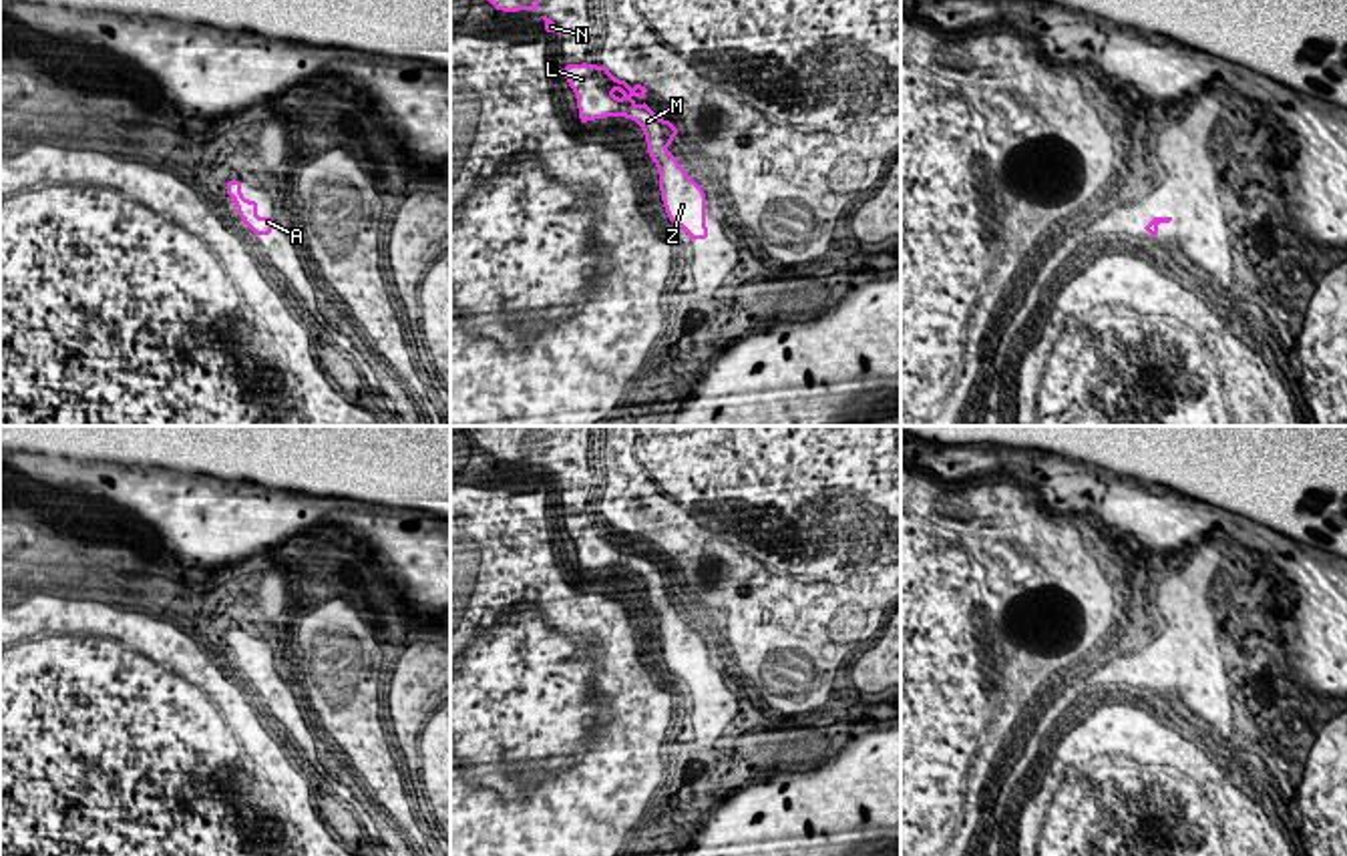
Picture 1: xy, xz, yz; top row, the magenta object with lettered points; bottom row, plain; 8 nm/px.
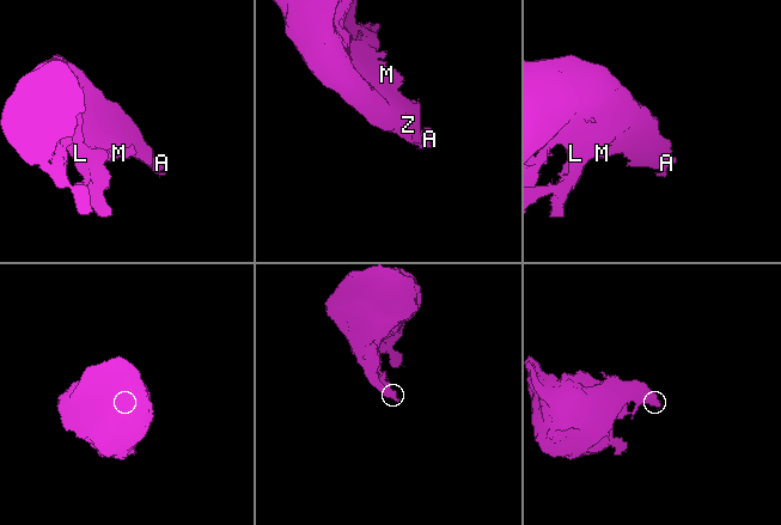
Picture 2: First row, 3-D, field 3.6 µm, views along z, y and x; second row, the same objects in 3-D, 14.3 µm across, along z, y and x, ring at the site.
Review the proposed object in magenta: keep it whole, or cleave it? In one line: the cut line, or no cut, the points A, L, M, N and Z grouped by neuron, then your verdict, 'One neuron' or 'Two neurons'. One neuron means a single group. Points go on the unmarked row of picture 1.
No split. Groups: A L M N Z. One neuron

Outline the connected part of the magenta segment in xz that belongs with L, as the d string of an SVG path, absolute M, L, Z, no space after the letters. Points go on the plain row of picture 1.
M569 514L565 528L577 547L581 575L595 569L627 567L645 583L647 603L659 621L659 641L665 663L674 675L680 675L692 691L708 689L706 643L676 605L665 599L671 595L678 579L661 571L643 549L647 537L615 528L607 516Z

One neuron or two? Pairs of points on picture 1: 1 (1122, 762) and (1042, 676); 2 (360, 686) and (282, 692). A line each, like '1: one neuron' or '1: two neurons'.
1: two neurons
2: two neurons

